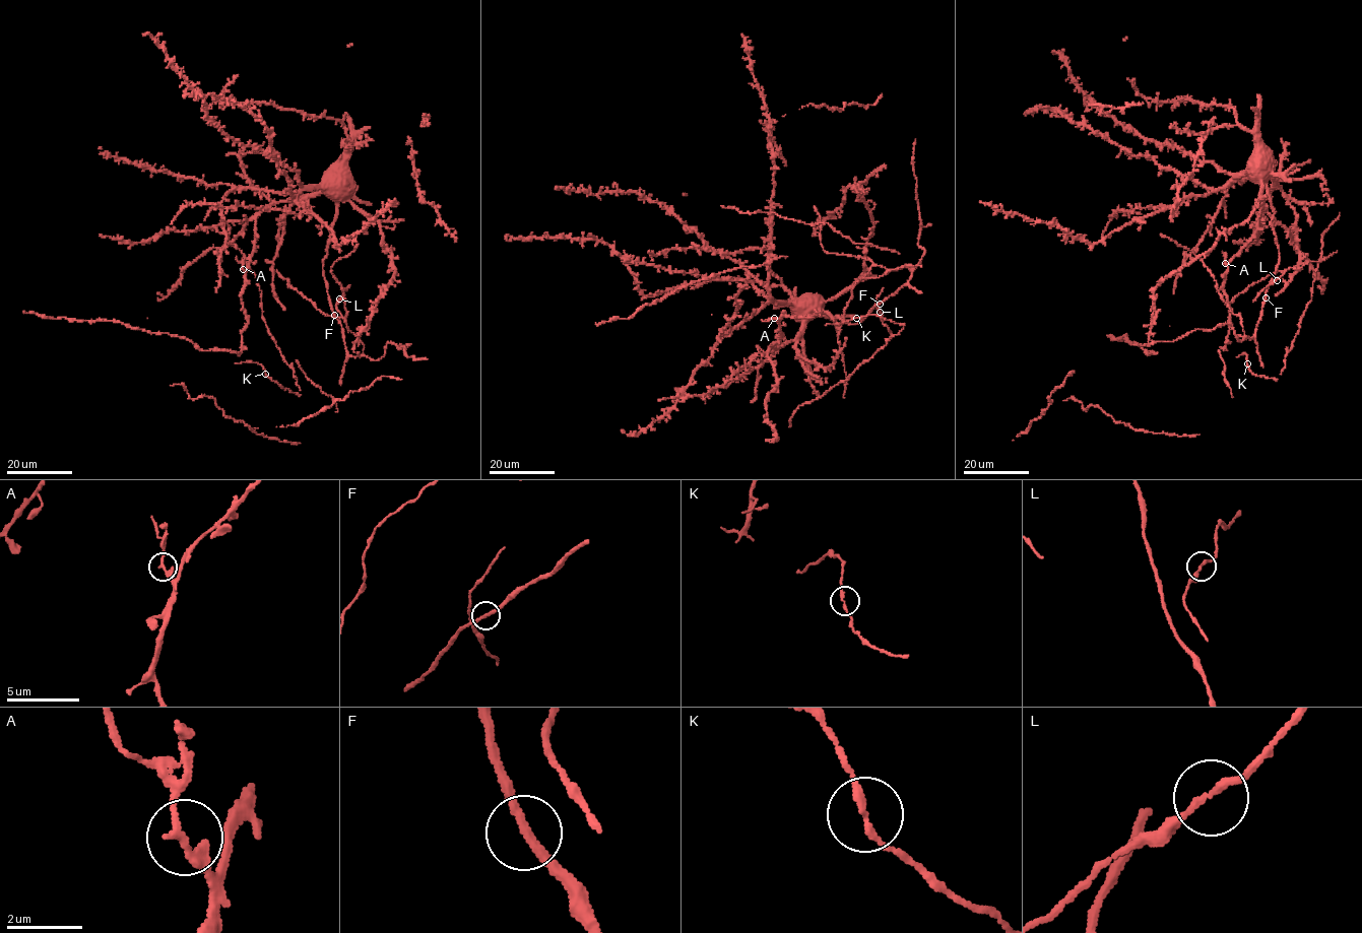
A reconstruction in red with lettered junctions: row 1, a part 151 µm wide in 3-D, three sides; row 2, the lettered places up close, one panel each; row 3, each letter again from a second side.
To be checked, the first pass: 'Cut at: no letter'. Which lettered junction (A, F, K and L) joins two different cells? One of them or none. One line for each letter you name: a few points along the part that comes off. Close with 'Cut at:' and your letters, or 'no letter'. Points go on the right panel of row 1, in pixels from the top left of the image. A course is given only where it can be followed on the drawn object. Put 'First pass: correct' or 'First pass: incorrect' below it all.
Cut at: A
First pass: incorrect

